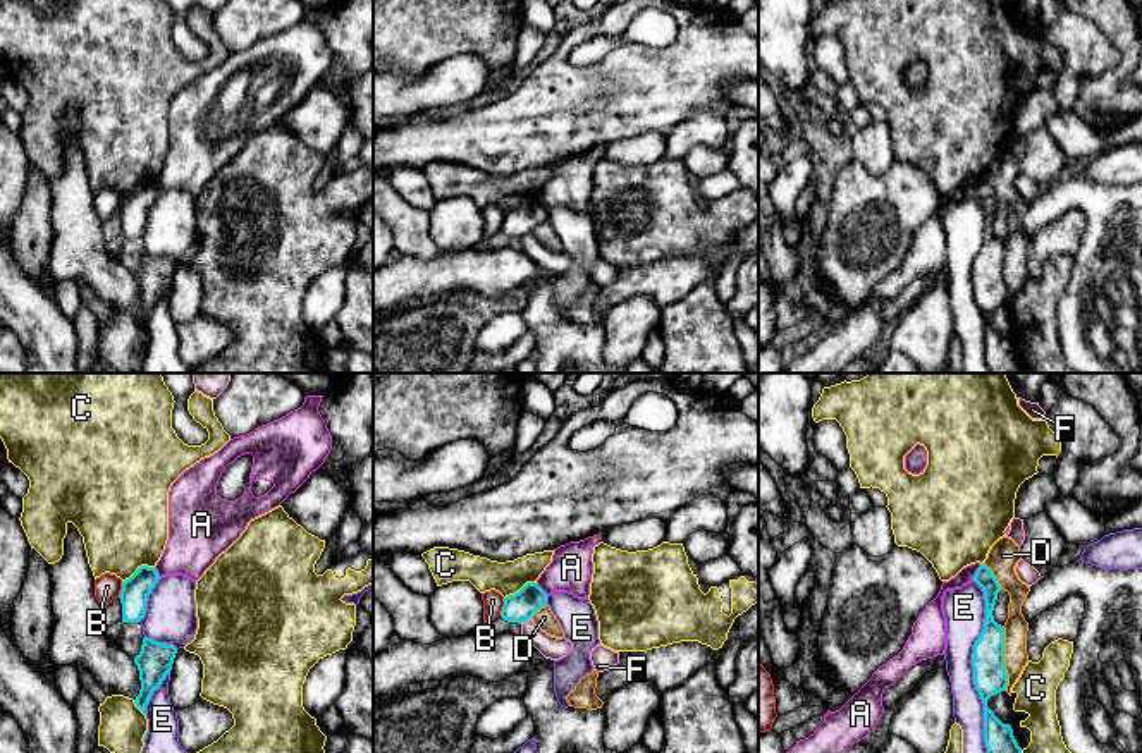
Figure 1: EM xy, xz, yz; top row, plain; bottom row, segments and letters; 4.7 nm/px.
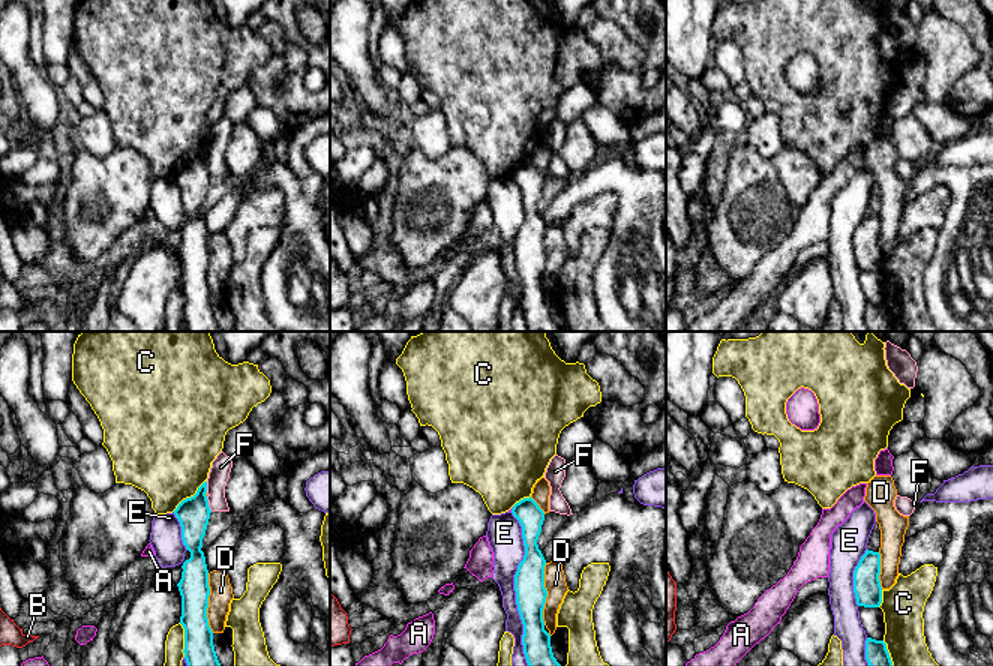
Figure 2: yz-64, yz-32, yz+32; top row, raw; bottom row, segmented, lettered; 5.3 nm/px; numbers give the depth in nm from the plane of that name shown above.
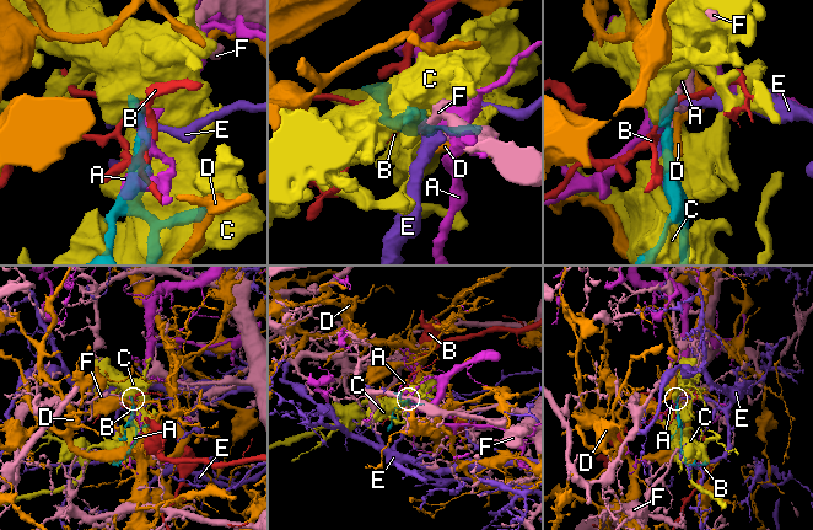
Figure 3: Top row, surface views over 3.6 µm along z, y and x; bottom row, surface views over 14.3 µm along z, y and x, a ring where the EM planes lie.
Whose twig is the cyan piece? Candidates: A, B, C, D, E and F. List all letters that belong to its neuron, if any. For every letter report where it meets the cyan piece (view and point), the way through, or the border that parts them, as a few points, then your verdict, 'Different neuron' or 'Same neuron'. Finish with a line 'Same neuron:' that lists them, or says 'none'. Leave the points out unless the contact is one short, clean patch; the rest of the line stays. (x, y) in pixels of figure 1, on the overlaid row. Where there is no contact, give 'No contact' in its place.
A: Touches cyan at yz (976, 573). Boundary: yz (981, 564), (972, 580). Different neuron
B: Touches cyan at xz (503, 607). Boundary: xz (504, 599), (499, 614). Different neuron
C: Touches cyan at xy (138, 568). Different neuron
D: Touches cyan at yz (1003, 659). Different neuron
E: Touches cyan at yz (972, 666). Different neuron
F: Touches cyan at xz (525, 619). Same neuron
Same neuron: F

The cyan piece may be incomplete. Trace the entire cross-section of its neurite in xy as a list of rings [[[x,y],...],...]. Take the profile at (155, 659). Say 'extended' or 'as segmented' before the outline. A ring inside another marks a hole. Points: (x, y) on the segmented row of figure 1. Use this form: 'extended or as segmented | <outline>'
as segmented | [[[143,638],[141,652],[134,657],[141,681],[141,689],[134,703],[144,715],[153,691],[158,689],[165,676],[170,674],[175,653],[177,648],[174,645]]]

